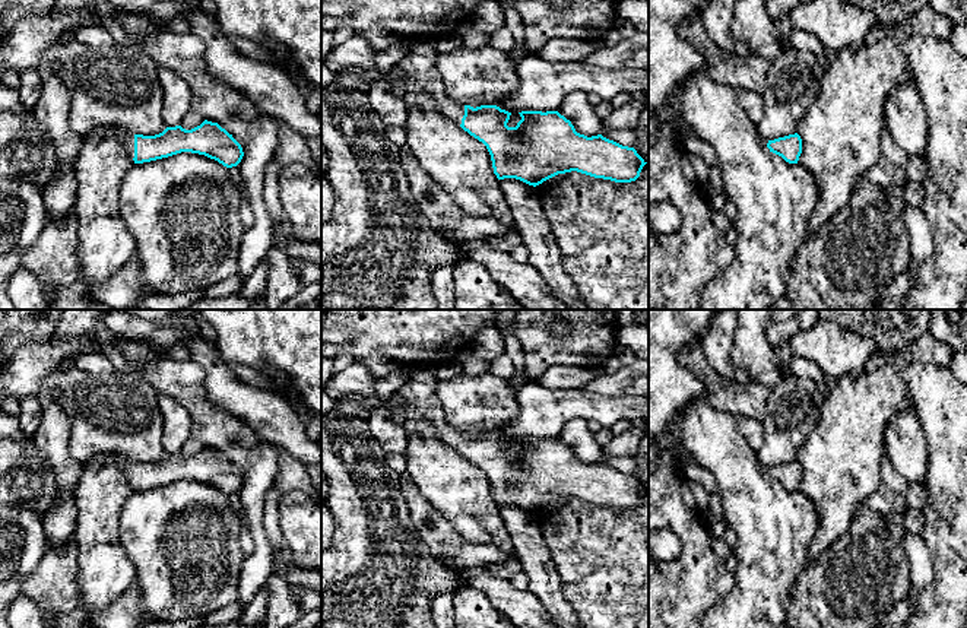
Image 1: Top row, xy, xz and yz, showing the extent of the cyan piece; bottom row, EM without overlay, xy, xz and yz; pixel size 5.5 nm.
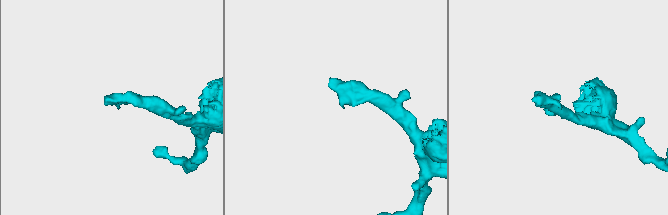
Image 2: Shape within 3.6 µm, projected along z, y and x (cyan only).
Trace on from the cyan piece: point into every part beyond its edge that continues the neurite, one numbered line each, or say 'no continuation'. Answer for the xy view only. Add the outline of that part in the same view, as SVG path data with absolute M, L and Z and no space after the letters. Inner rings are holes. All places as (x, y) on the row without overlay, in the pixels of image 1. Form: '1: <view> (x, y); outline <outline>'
1: xy (127, 466); outline M115 453L112 459L121 467L127 482L133 486L134 485L134 462L127 460L118 453Z

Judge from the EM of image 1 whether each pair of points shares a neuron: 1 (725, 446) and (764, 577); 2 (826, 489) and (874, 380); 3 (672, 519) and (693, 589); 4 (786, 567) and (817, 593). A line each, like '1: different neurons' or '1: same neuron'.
1: same neuron
2: same neuron
3: same neuron
4: different neurons

